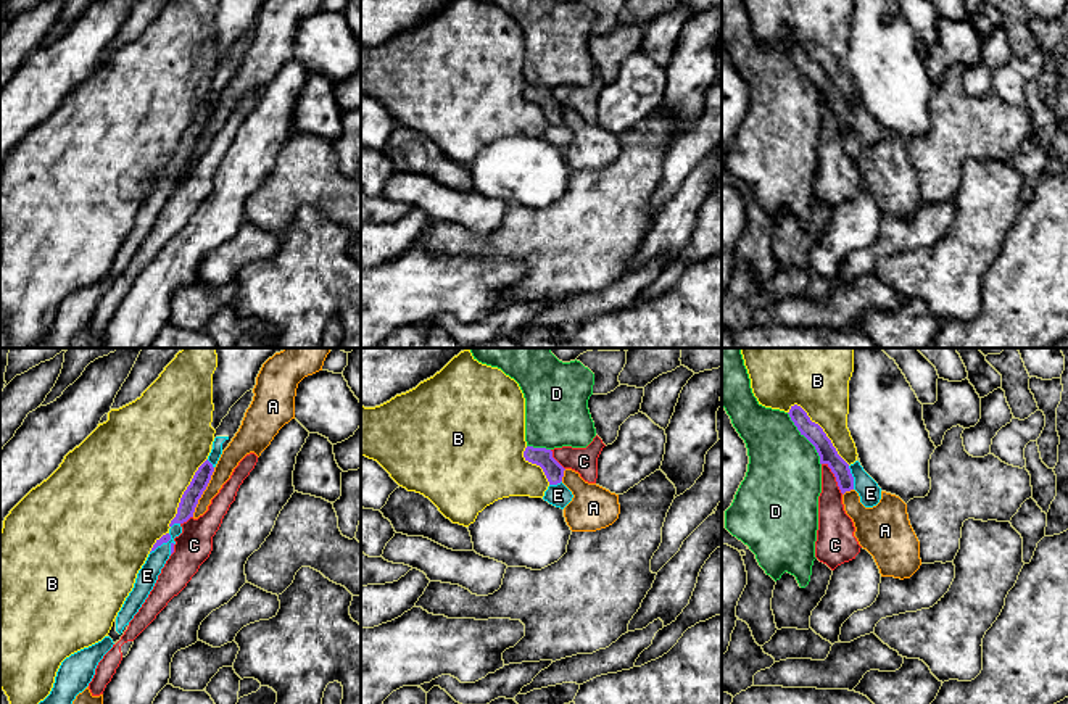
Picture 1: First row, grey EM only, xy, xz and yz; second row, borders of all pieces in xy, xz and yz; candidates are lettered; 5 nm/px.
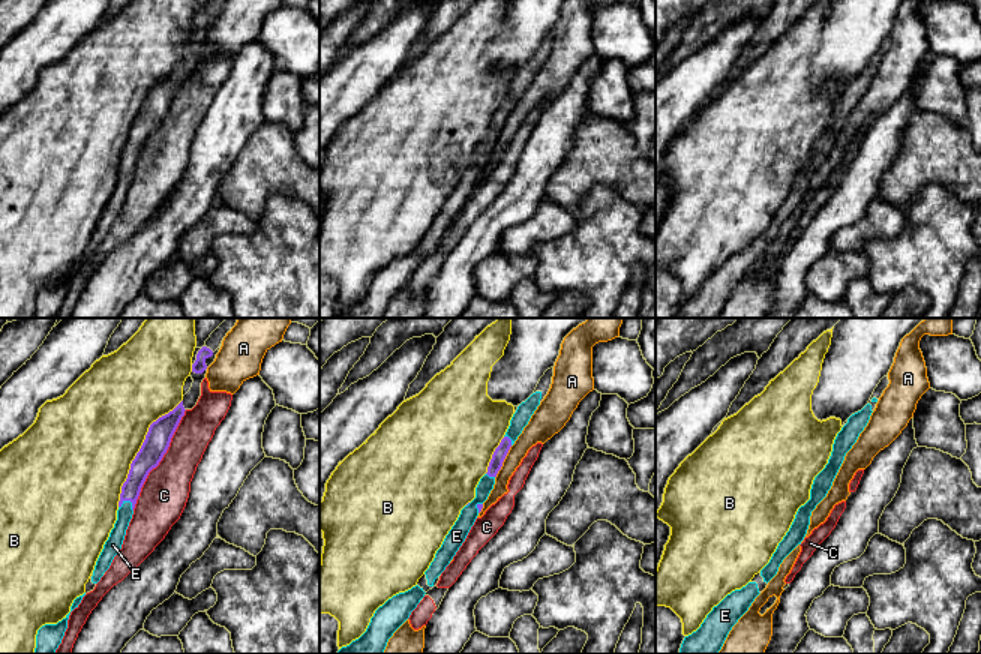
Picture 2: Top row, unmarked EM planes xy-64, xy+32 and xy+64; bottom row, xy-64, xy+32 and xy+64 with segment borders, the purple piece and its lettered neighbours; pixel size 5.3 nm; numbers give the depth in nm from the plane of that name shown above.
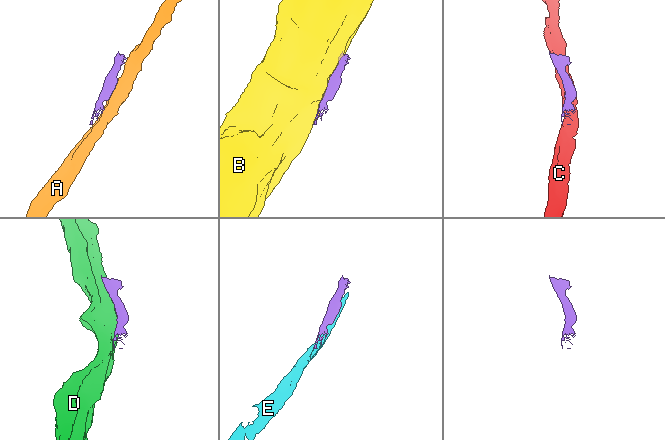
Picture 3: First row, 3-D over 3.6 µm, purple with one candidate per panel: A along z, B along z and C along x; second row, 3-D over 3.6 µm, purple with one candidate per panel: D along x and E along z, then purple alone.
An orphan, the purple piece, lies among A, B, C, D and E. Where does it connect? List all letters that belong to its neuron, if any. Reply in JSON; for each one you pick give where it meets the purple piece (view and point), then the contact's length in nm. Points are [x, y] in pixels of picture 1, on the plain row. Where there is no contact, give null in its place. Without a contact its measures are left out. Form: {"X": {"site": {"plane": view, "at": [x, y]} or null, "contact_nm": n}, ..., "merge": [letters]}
{"E": {"site": {"plane": "yz", "at": [852, 116]}, "contact_nm": 120}, "merge": ["E"]}

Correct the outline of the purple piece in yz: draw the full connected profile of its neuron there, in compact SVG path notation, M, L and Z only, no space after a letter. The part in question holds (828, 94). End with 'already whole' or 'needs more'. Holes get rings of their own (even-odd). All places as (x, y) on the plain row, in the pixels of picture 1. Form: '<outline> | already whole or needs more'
M794 43L789 48L789 56L801 71L817 89L820 103L826 103L836 116L841 132L855 129L860 135L860 142L865 147L873 147L881 139L881 127L878 122L863 110L859 100L847 103L833 85L823 68L812 61L807 52Z | needs more

